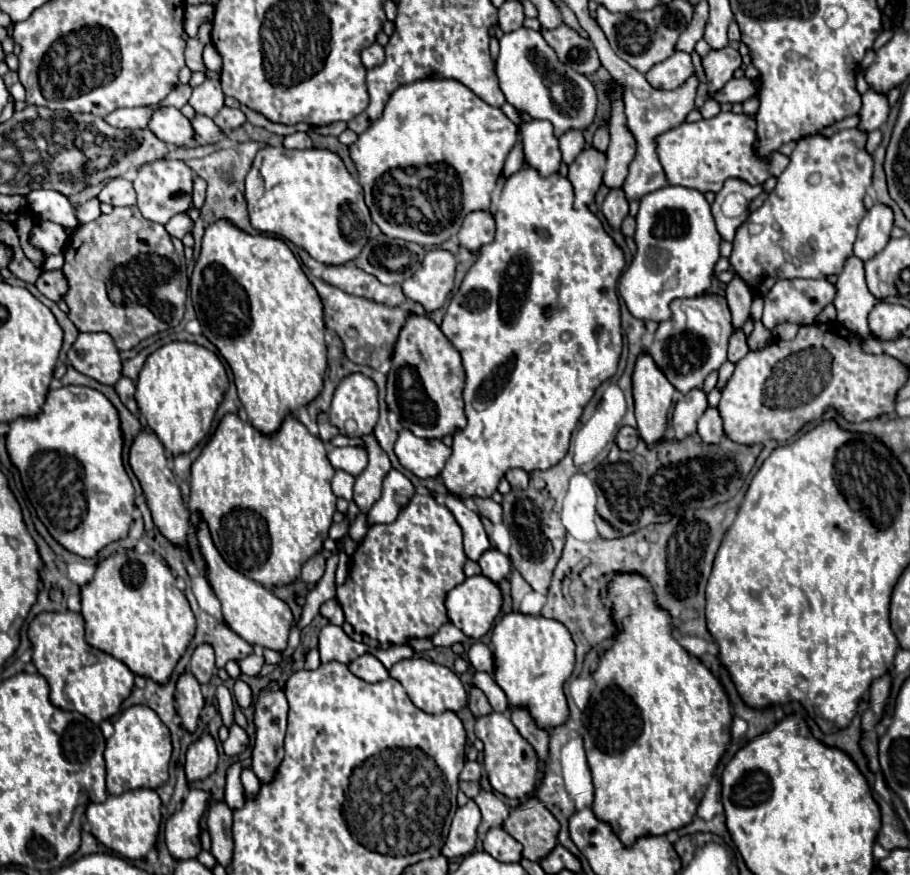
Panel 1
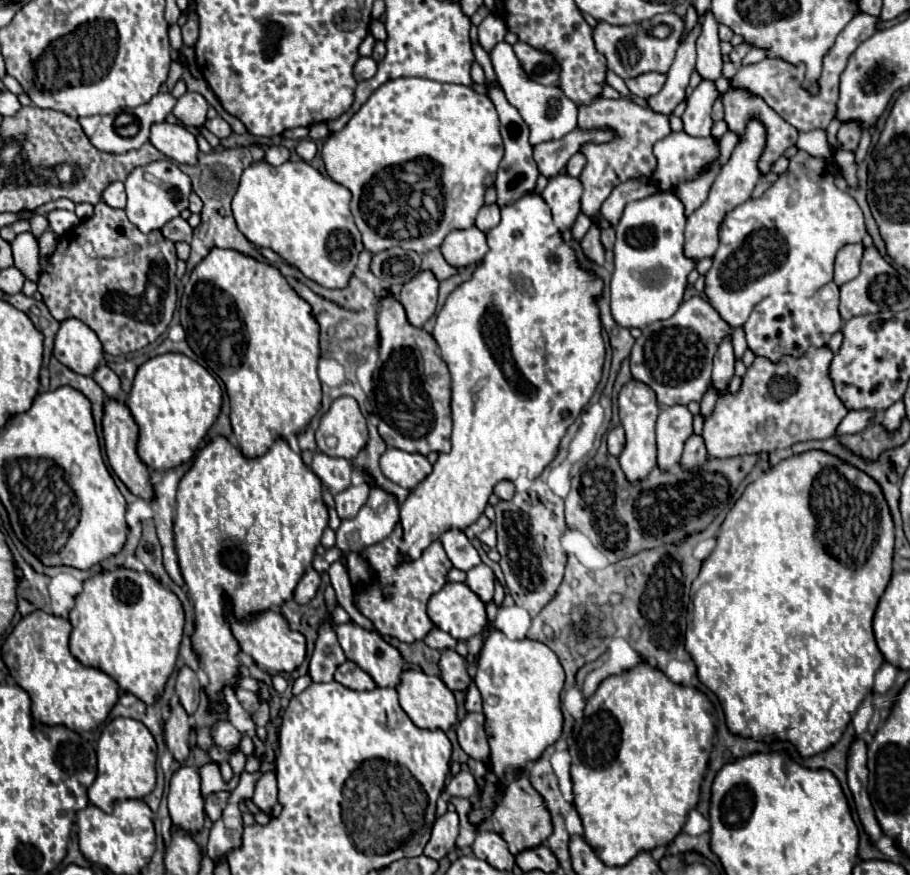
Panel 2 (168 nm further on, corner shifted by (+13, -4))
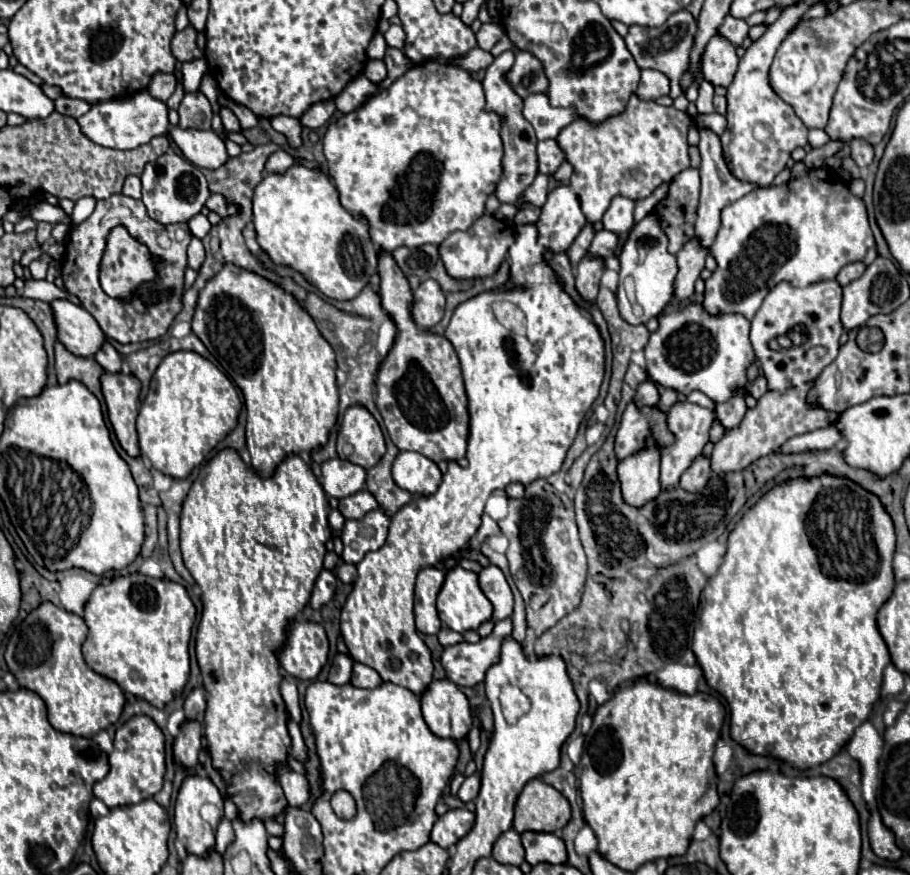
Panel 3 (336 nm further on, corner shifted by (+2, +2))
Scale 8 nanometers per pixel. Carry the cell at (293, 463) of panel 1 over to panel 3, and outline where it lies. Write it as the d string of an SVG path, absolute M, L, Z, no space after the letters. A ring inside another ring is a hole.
M226 447L220 453L216 453L206 467L200 469L198 477L194 479L188 497L182 505L182 515L180 515L180 547L182 547L182 559L186 569L190 571L190 575L194 577L194 581L198 583L198 587L202 589L202 619L196 631L196 657L198 657L198 665L204 677L204 687L206 687L206 705L205 711L205 728L204 736L208 739L208 749L212 753L212 763L214 767L222 773L224 781L228 783L228 791L232 793L232 801L238 805L240 809L240 817L250 821L254 817L258 819L272 819L274 815L282 813L282 807L278 807L278 799L282 799L282 803L286 803L282 789L276 781L276 763L286 763L286 755L290 751L290 735L286 729L286 719L288 719L288 711L284 707L284 701L280 697L280 663L276 659L276 651L278 647L282 647L284 639L286 639L286 627L290 623L290 619L296 617L296 613L300 613L304 609L304 605L310 599L310 591L314 587L314 581L318 577L318 573L322 571L322 559L326 553L326 541L332 537L332 529L328 525L328 513L330 513L330 505L326 499L326 491L322 489L320 481L316 479L316 475L312 473L310 465L296 453L286 455L286 459L274 469L274 475L270 477L262 477L258 475L256 469L248 467L242 457L238 455L236 449Z

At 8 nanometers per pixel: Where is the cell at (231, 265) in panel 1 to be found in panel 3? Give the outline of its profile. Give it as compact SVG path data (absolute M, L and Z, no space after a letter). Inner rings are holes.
M224 263L222 269L212 279L208 279L198 295L192 331L216 357L224 373L234 379L244 395L248 415L246 445L252 457L252 467L260 475L272 475L274 467L290 453L310 453L312 449L326 443L328 431L338 419L334 349L292 293L284 291L278 283L272 283L254 271L246 271L234 263Z

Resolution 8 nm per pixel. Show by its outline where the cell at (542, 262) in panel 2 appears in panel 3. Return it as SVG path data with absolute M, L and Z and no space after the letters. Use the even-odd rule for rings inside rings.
M524 223L524 225L516 225L516 233L514 233L514 243L512 247L508 249L508 257L510 257L510 277L508 281L498 287L498 289L492 289L492 291L484 291L464 303L460 303L456 309L454 309L454 315L450 319L450 325L446 327L444 331L444 337L454 345L456 353L458 353L458 359L460 359L460 365L462 365L462 377L464 379L464 385L466 385L466 395L468 395L468 413L470 413L470 435L468 435L468 451L466 451L466 459L468 459L468 467L460 467L456 461L450 461L448 463L448 471L444 473L442 477L442 483L438 485L436 493L432 495L414 495L412 501L402 507L394 517L392 517L392 525L390 525L390 533L388 533L388 539L386 543L366 555L358 565L358 579L354 581L354 589L350 593L350 597L346 599L346 605L342 609L342 617L340 617L340 631L344 635L344 641L346 641L346 647L348 647L348 653L352 655L354 661L358 663L364 663L372 669L376 669L380 673L380 677L384 681L390 681L394 685L402 685L406 689L410 689L412 693L416 695L422 695L422 687L426 687L426 683L430 683L432 679L432 657L430 657L430 649L424 645L424 641L418 637L416 633L416 627L414 627L414 611L412 611L412 605L414 605L414 581L416 581L416 575L420 569L424 567L432 567L432 565L438 565L444 557L450 557L450 555L456 555L462 547L468 545L470 537L478 531L480 523L482 523L482 515L484 515L484 505L486 505L486 499L490 497L492 491L496 489L504 489L508 483L514 483L514 481L520 481L520 483L530 483L534 479L544 479L544 477L550 477L552 473L560 471L562 467L562 461L576 437L576 431L580 427L580 421L584 419L586 411L592 407L592 403L596 401L598 393L600 393L600 385L604 381L604 339L600 335L600 329L598 325L592 321L590 315L586 315L586 311L576 305L576 301L564 291L564 285L560 283L560 277L558 273L550 267L548 259L546 259L546 253L548 253L548 247L544 243L538 241L540 237L540 229L538 229L538 223ZM494 301L508 301L508 303L514 303L516 307L520 307L520 311L524 313L526 317L526 333L524 335L518 335L510 329L506 329L504 325L500 325L496 321L496 315L492 311L492 303ZM510 349L516 353L516 359L510 357Z

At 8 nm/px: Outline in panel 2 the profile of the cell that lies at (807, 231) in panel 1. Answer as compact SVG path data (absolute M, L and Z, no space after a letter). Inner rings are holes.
M799 151L789 161L789 169L779 175L763 197L747 199L743 205L737 205L731 213L727 213L719 225L719 249L705 275L705 297L731 327L741 327L751 309L771 293L815 293L825 283L833 281L837 251L849 243L861 243L865 237L863 213L849 193L837 189L833 177L835 167L831 163Z

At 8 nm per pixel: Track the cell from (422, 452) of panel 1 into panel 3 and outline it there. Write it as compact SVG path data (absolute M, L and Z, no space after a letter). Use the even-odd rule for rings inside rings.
M400 451L392 465L394 481L412 495L430 495L438 489L442 471L438 465L414 451Z

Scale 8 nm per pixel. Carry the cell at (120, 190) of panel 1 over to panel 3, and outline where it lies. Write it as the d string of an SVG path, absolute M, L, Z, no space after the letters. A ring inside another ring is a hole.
M130 175L130 177L124 181L122 195L126 195L126 197L132 197L132 199L140 199L140 177L134 177L134 175Z

